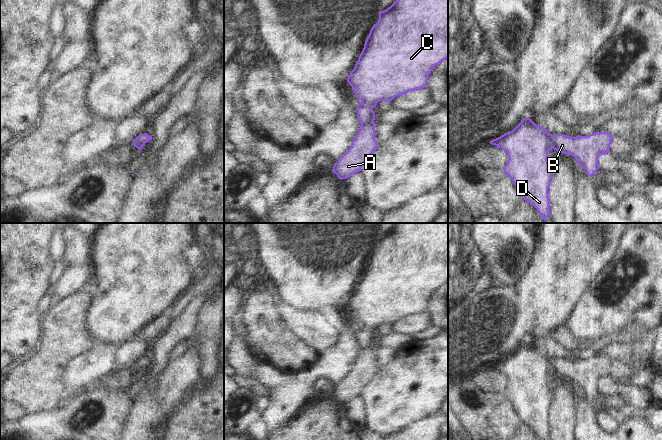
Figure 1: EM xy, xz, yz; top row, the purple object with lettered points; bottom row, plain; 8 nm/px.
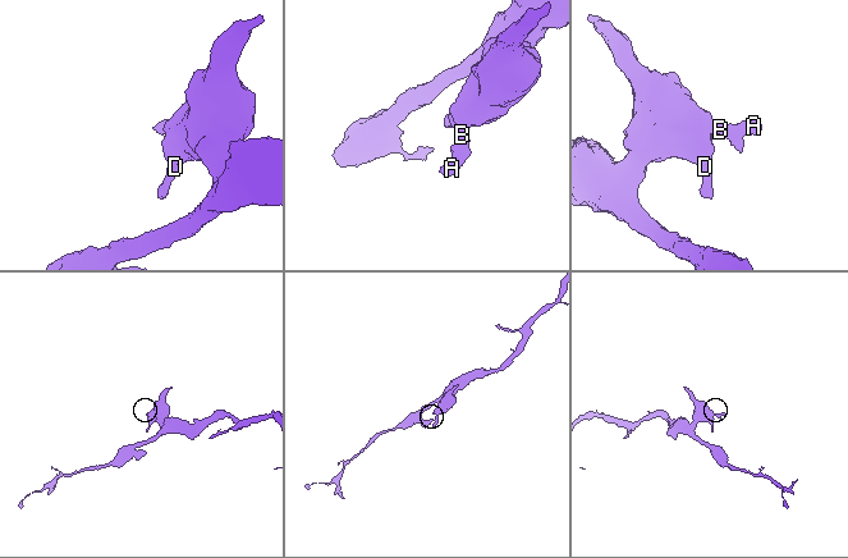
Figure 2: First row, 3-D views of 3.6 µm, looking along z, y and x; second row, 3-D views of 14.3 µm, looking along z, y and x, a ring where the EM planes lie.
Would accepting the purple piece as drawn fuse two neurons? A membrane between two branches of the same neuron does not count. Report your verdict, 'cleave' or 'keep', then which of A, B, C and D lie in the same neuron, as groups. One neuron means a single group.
keep; groups A B C D

